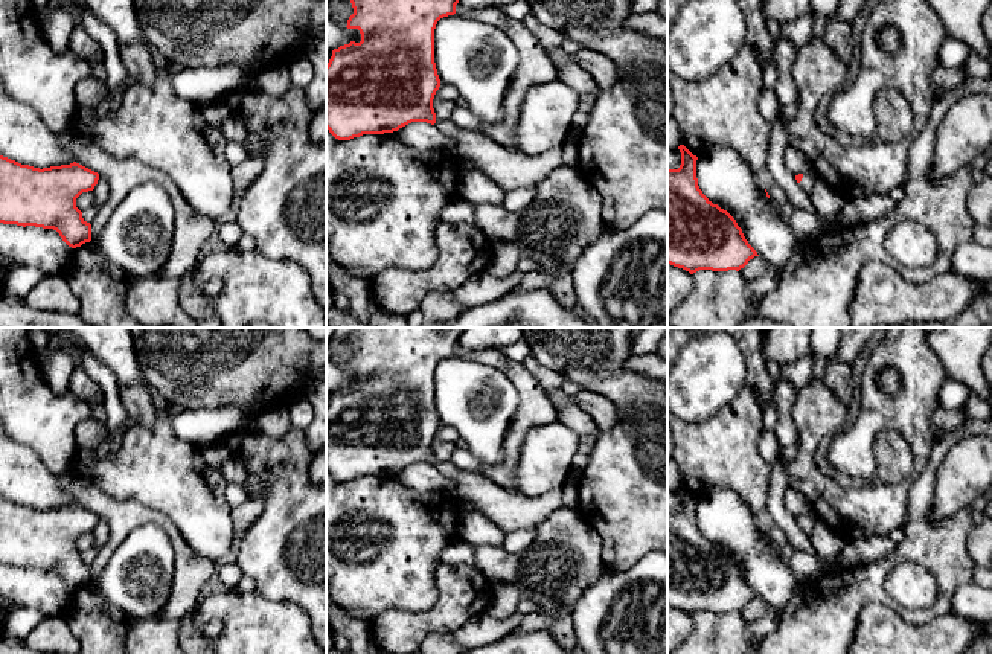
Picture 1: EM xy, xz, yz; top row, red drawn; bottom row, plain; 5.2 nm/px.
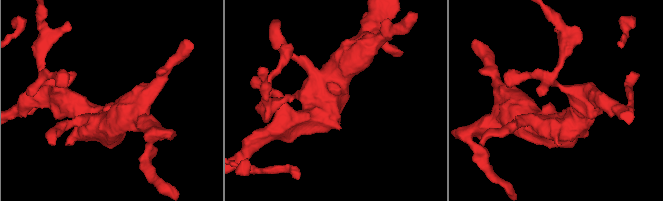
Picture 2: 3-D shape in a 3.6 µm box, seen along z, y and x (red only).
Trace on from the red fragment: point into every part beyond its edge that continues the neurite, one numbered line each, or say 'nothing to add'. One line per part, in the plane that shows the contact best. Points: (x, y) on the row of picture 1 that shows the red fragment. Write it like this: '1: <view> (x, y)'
1: yz (806, 183)

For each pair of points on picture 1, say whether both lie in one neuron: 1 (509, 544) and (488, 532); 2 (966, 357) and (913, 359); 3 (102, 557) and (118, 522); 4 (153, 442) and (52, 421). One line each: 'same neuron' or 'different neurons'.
1: different neurons
2: different neurons
3: same neuron
4: different neurons

